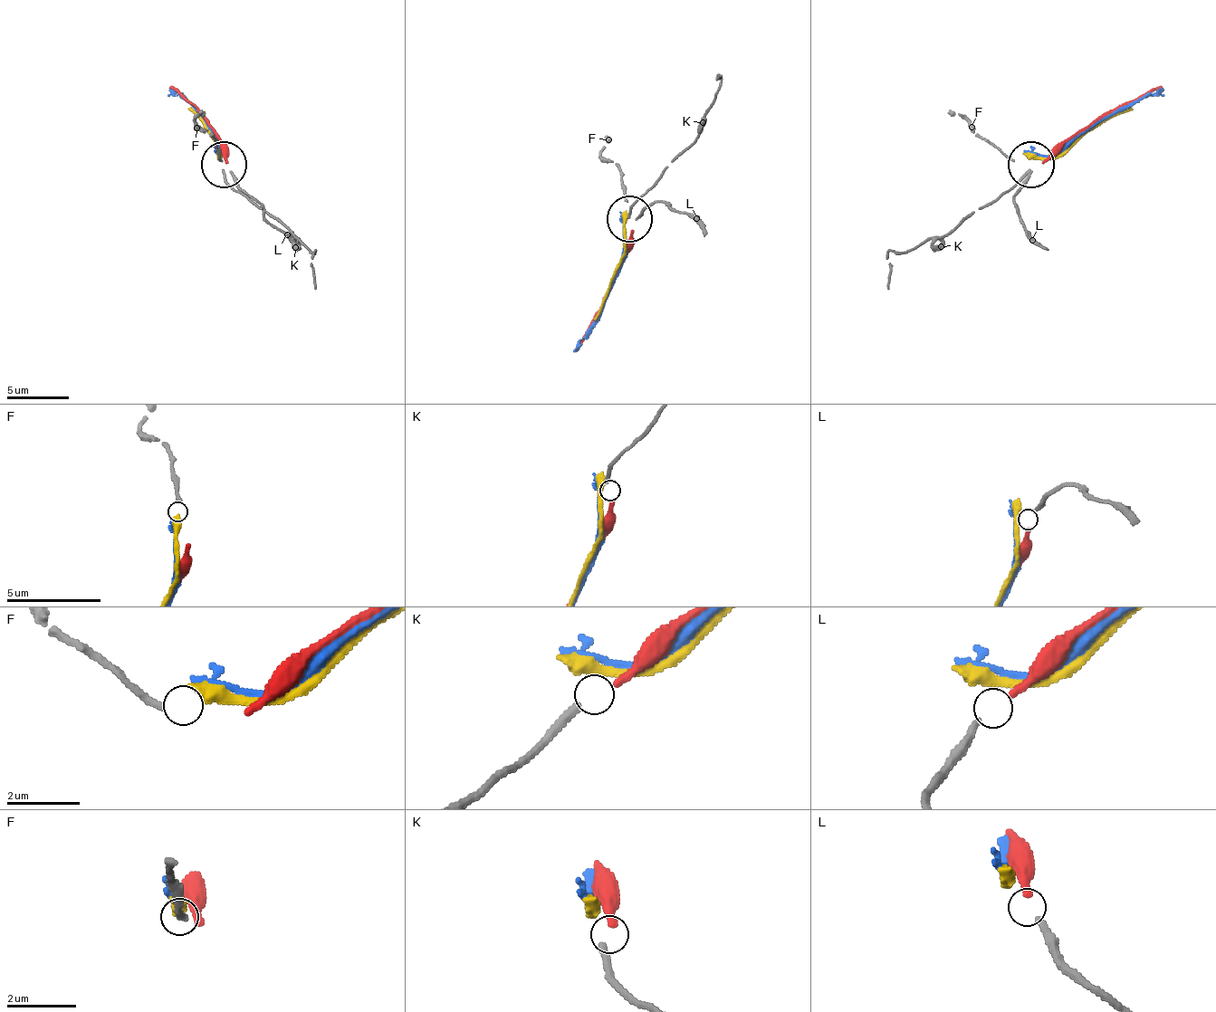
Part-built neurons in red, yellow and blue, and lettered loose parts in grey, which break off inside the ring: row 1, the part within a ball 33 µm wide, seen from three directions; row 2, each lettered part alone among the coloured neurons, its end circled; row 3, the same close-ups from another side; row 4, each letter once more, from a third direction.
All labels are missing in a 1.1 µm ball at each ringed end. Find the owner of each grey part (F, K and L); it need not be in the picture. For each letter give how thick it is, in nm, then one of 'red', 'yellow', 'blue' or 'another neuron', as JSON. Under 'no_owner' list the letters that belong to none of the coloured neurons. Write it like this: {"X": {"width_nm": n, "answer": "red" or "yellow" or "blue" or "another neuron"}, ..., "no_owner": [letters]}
{"F": {"width_nm": 180, "answer": "another neuron"}, "K": {"width_nm": 220, "answer": "another neuron"}, "L": {"width_nm": 200, "answer": "red"}, "no_owner": ["F", "K"]}

